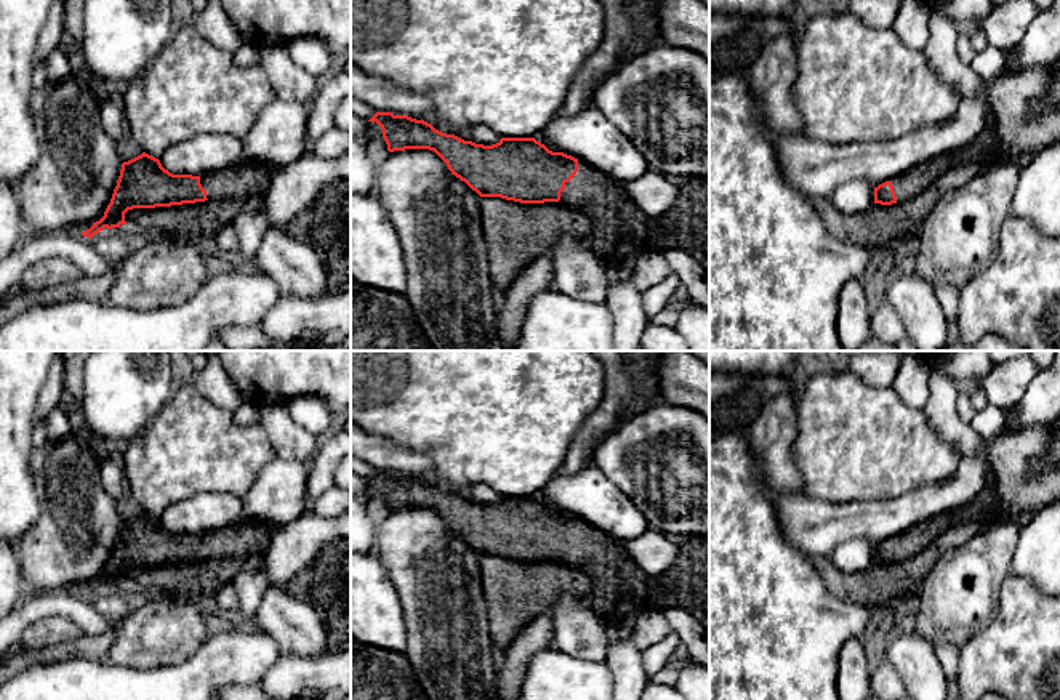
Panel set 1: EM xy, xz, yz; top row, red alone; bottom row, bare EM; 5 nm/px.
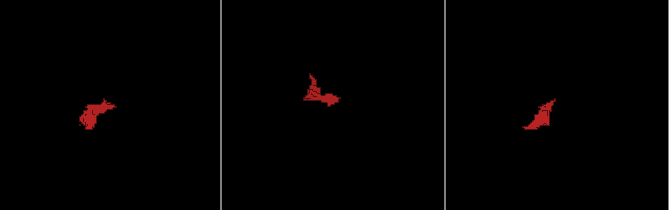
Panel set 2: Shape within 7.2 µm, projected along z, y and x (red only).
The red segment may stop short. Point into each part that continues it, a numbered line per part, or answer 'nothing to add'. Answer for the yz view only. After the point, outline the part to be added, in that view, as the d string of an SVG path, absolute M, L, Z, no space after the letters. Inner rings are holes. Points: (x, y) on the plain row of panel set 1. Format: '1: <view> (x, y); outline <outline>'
1: yz (987, 505); outline M990 476L978 497L959 511L945 513L924 521L892 538L897 562L922 553L935 538L954 525L982 521L985 530L993 524L1001 511L1001 497L994 476Z

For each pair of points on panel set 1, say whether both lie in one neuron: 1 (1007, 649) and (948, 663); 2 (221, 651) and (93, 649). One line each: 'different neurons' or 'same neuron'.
1: different neurons
2: different neurons

